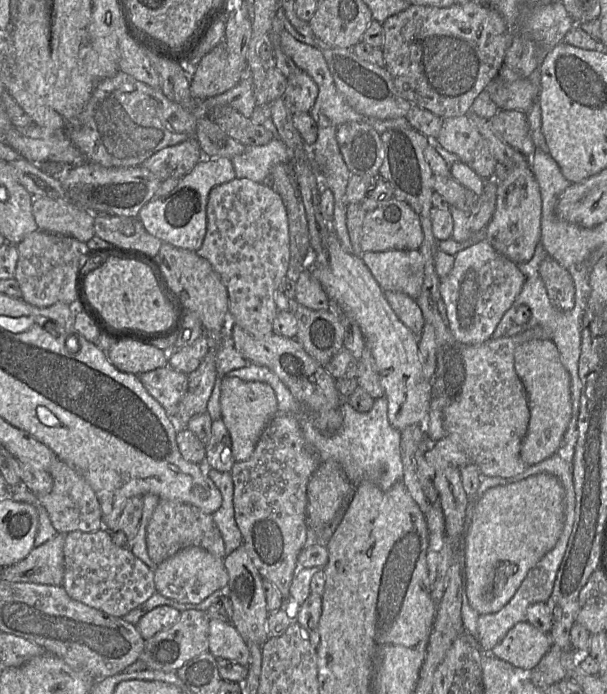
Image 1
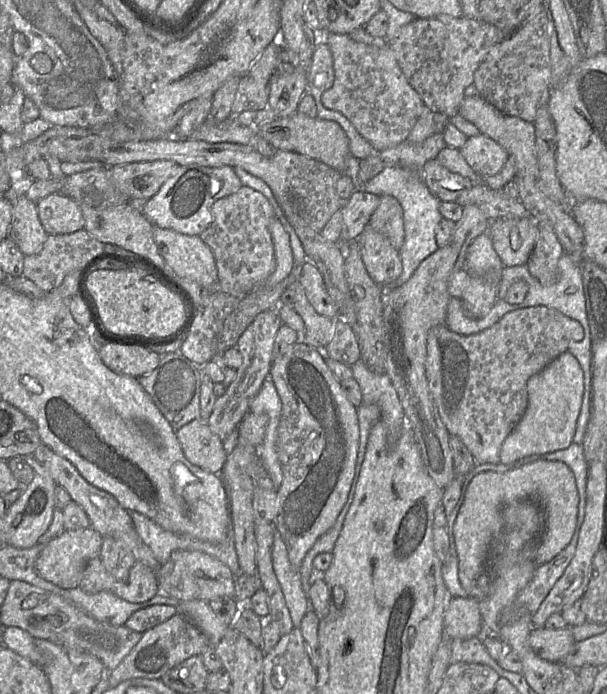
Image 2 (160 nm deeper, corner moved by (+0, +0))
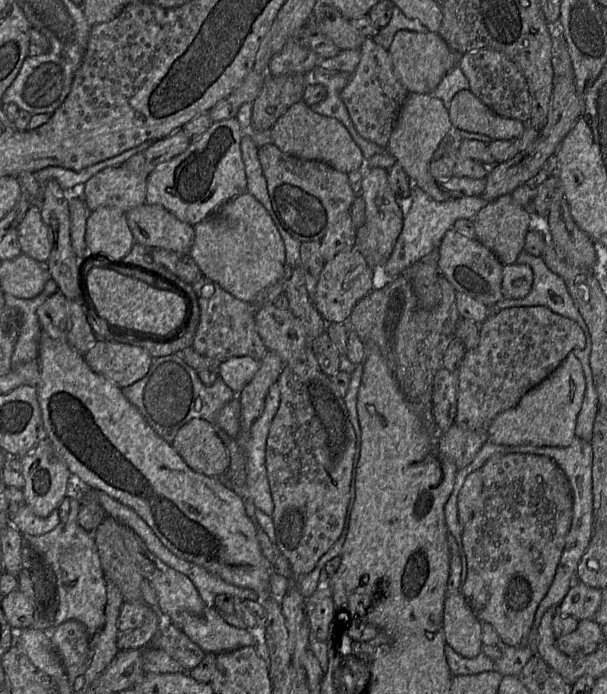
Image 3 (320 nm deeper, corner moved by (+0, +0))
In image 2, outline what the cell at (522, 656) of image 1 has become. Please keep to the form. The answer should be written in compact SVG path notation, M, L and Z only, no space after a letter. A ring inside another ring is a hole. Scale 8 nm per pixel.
M569 626L561 629L532 628L529 634L532 650L542 659L552 662L562 662L575 643Z

